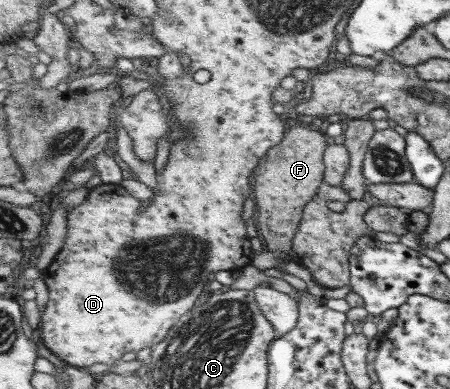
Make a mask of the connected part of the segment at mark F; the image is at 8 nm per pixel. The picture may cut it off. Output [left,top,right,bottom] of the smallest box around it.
[255,123,328,259]

